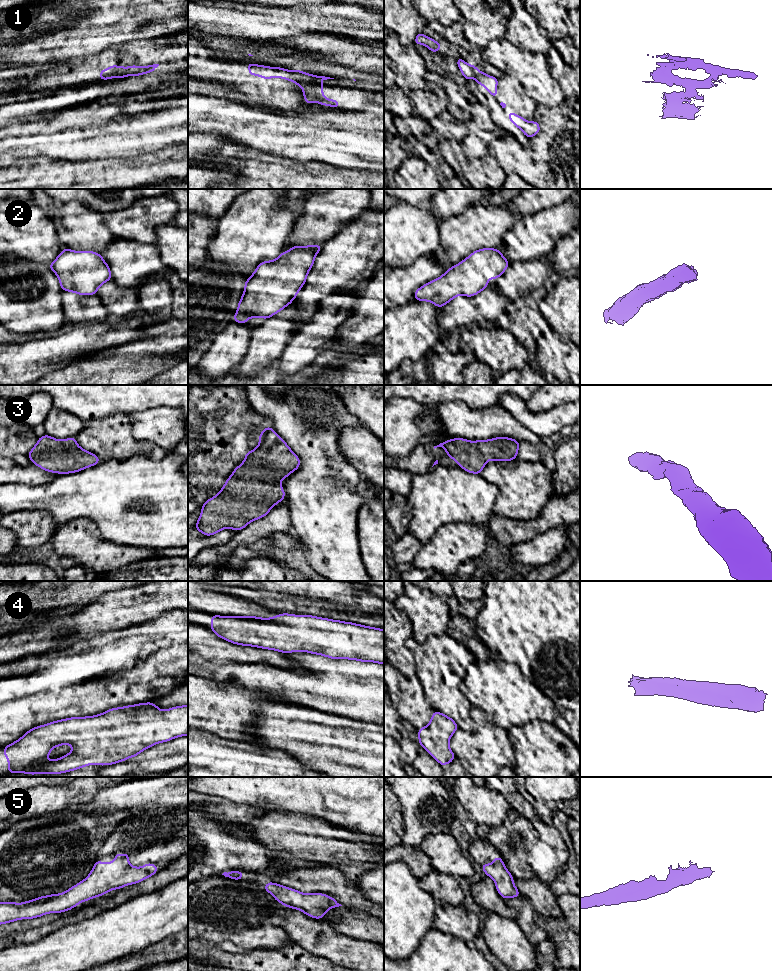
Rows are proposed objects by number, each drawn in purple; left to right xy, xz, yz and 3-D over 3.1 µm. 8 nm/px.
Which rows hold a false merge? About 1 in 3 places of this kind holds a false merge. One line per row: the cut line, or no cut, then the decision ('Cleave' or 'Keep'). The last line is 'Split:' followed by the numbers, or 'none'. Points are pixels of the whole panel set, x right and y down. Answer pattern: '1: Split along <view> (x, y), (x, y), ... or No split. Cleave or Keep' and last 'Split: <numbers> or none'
1: Split along xz (319, 83), (305, 83), (301, 85). Cleave
2: No split. Keep
3: No split. Keep
4: No split. Keep
5: No split. Keep
Split: 1

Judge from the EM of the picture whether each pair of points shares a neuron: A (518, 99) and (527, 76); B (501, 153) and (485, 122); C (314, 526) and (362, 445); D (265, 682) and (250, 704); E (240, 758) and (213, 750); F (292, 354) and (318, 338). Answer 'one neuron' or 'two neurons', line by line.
A: two neurons
B: two neurons
C: two neurons
D: two neurons
E: one neuron
F: one neuron

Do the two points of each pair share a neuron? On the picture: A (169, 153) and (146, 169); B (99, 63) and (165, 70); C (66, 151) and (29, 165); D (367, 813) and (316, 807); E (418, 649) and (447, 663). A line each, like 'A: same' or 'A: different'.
A: same
B: same
C: different
D: same
E: same

